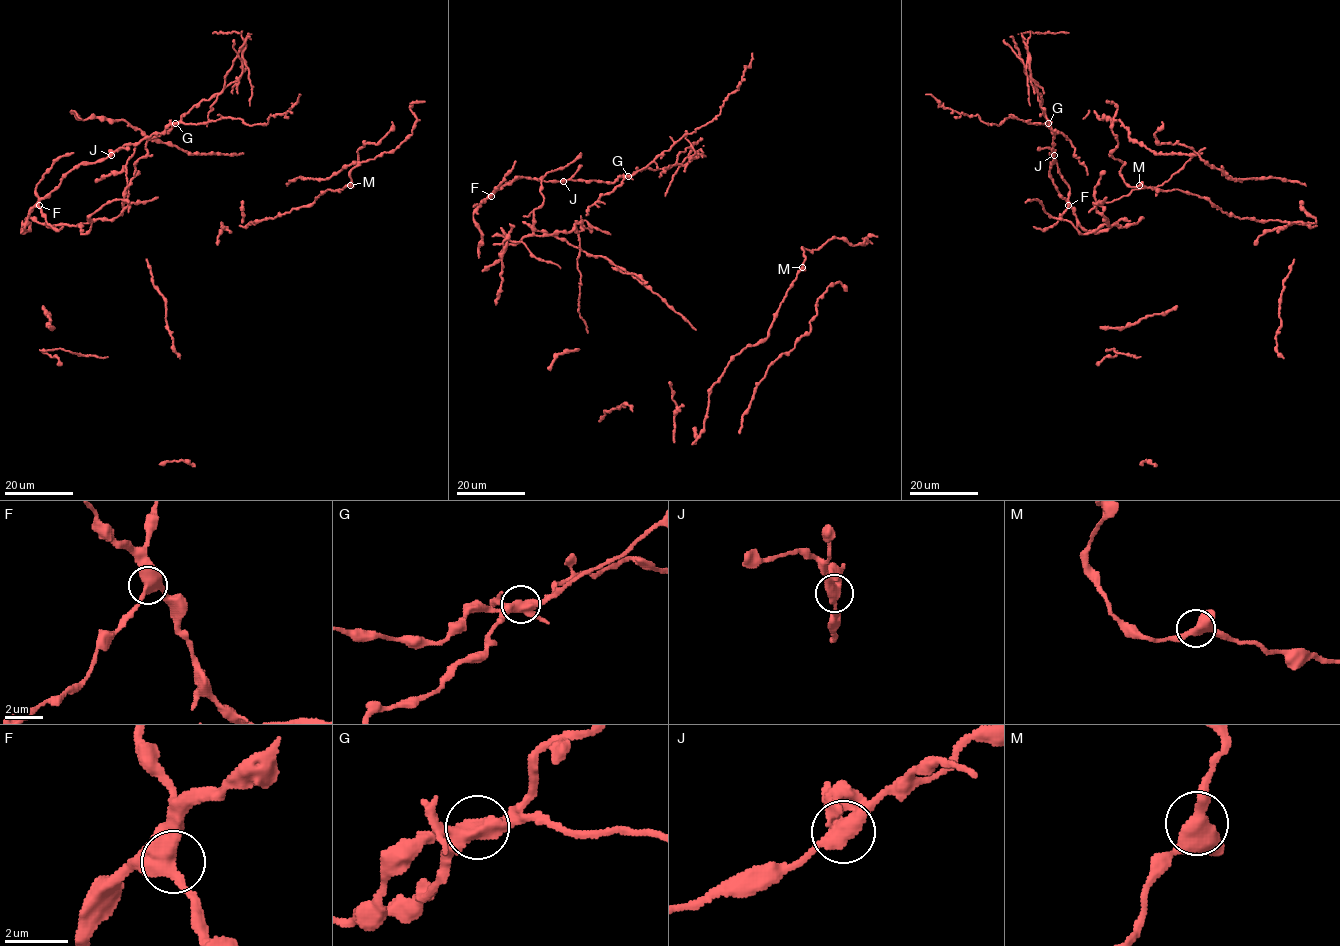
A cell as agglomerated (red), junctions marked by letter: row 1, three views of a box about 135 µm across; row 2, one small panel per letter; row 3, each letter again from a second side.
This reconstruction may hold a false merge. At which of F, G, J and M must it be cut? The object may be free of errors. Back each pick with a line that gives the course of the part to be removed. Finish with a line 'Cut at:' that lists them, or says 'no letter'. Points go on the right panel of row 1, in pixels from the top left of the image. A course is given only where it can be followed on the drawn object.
G: (1048, 123), (1028, 65), (1028, 32), (1068, 33)
Cut at: G

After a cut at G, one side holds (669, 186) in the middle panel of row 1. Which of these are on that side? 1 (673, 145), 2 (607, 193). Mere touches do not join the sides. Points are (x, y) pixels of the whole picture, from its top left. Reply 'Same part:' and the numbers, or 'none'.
Same part: 2

